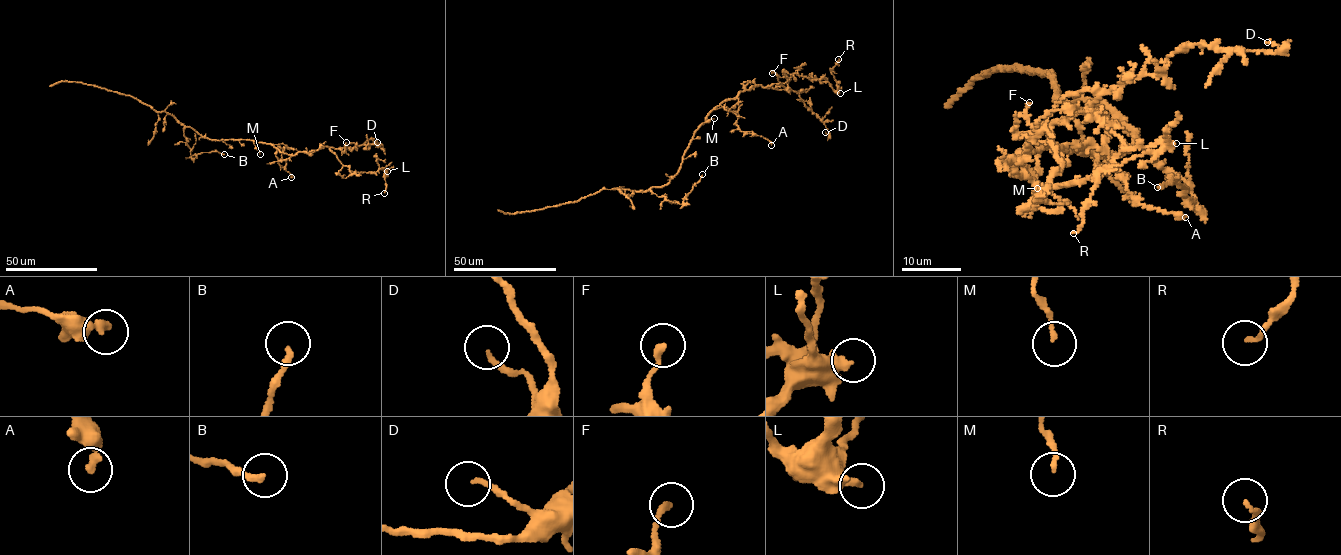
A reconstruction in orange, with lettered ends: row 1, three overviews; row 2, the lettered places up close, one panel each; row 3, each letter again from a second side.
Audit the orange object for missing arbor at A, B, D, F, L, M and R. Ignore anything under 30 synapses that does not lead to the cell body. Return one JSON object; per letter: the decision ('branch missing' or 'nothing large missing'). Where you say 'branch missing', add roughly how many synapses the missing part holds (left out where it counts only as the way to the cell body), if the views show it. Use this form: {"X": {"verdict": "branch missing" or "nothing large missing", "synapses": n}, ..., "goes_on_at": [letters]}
{"A": {"verdict": "nothing large missing"}, "B": {"verdict": "nothing large missing"}, "D": {"verdict": "nothing large missing"}, "F": {"verdict": "nothing large missing"}, "L": {"verdict": "nothing large missing"}, "M": {"verdict": "nothing large missing"}, "R": {"verdict": "nothing large missing"}, "goes_on_at": []}

